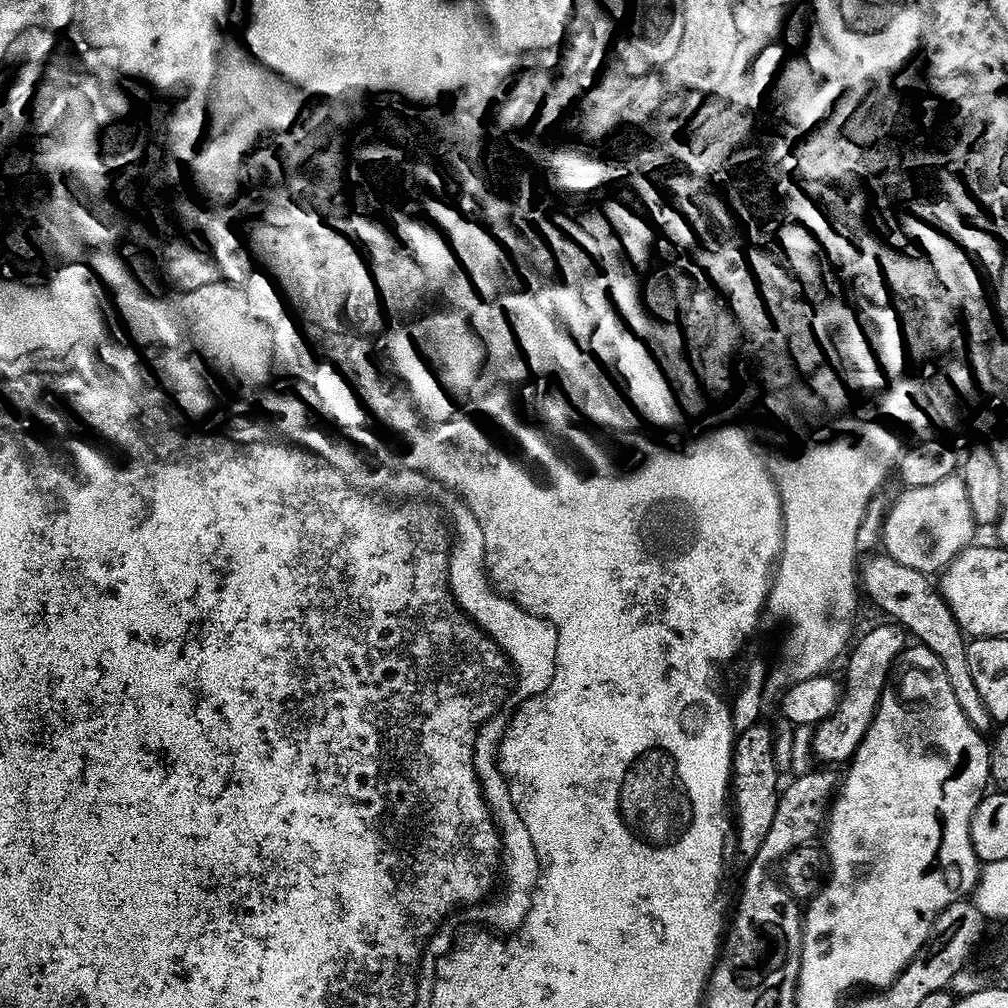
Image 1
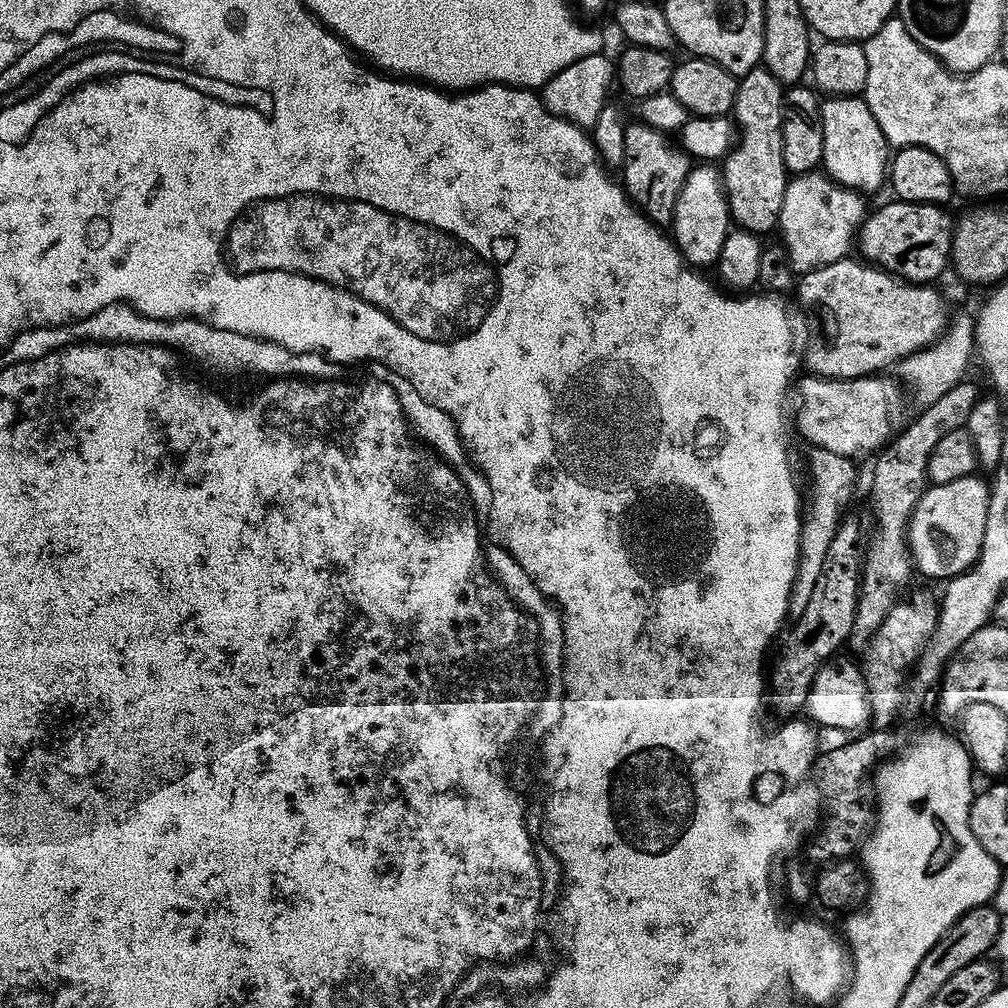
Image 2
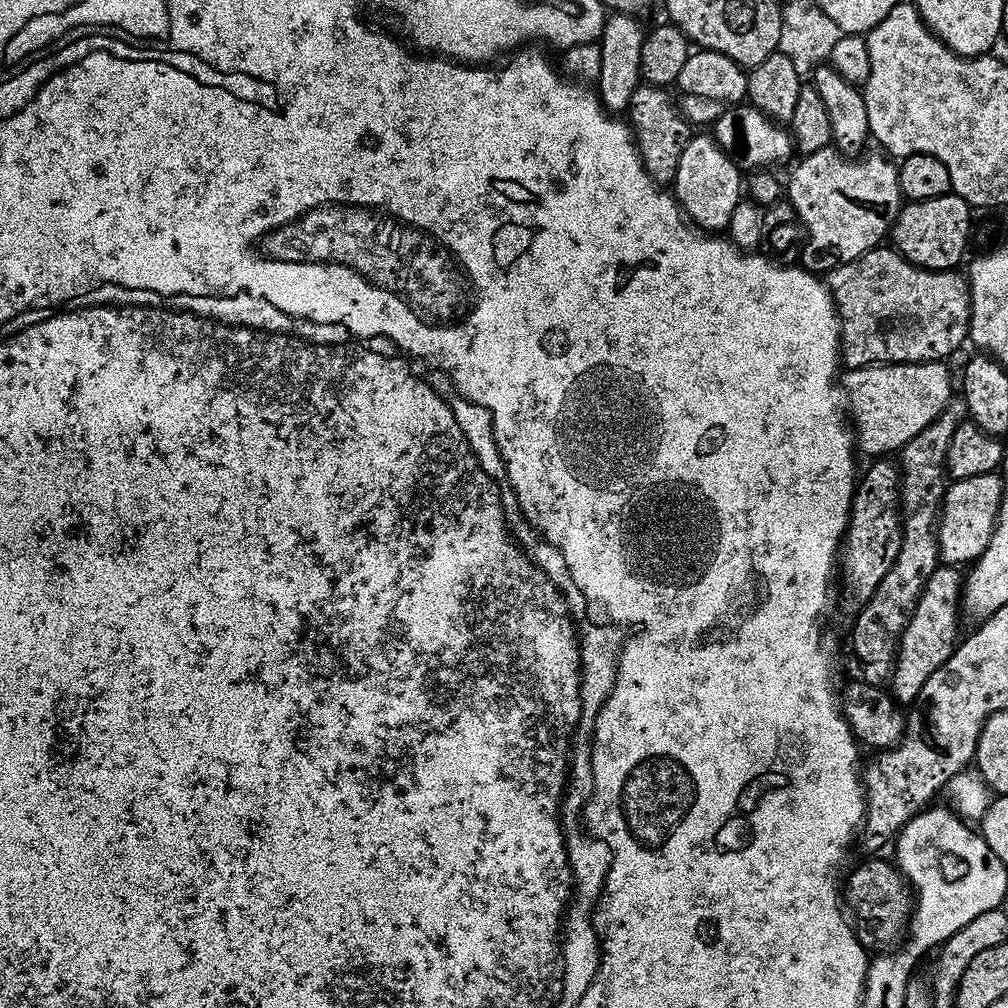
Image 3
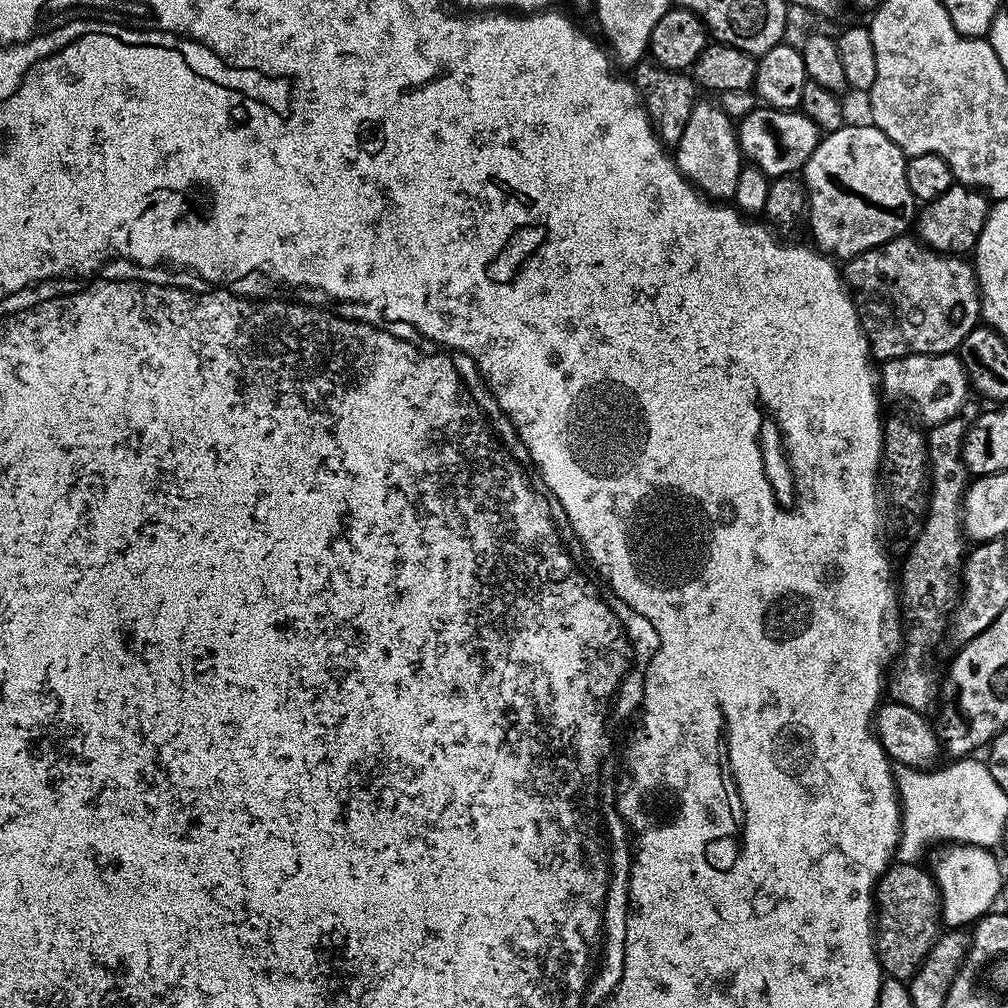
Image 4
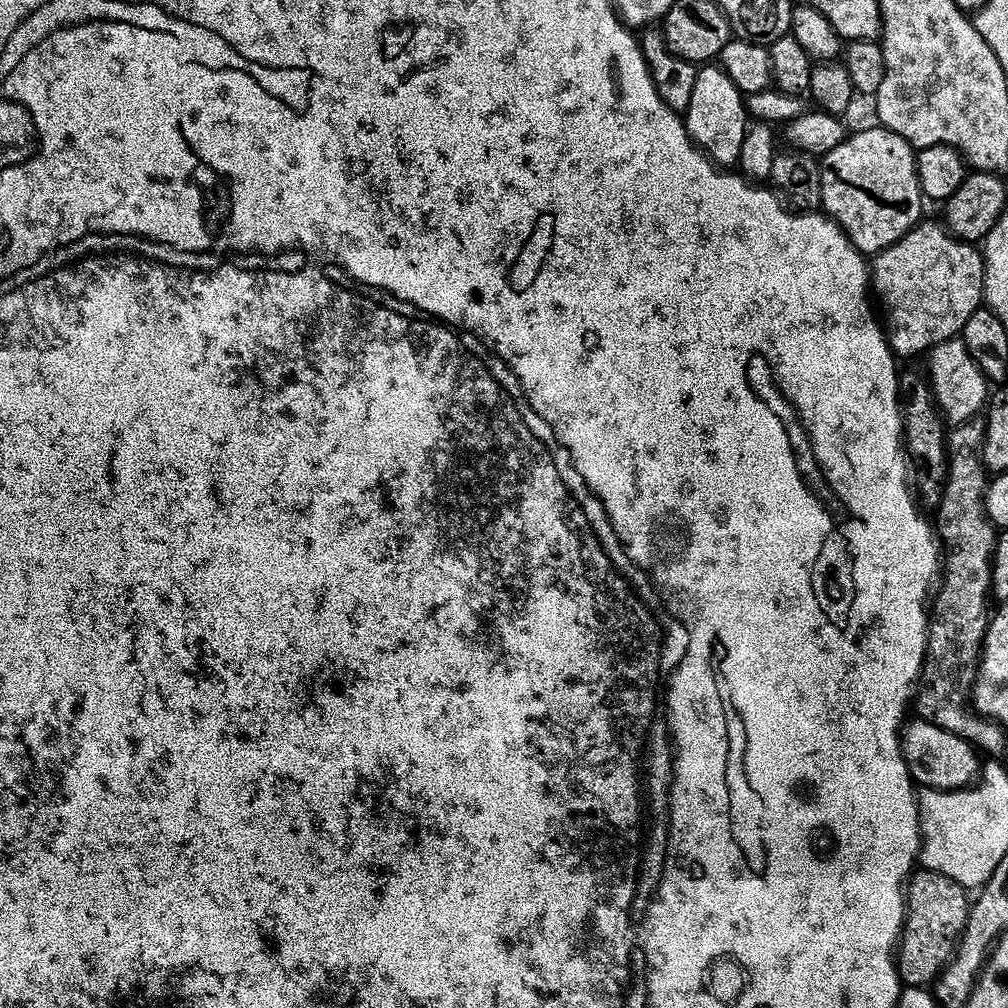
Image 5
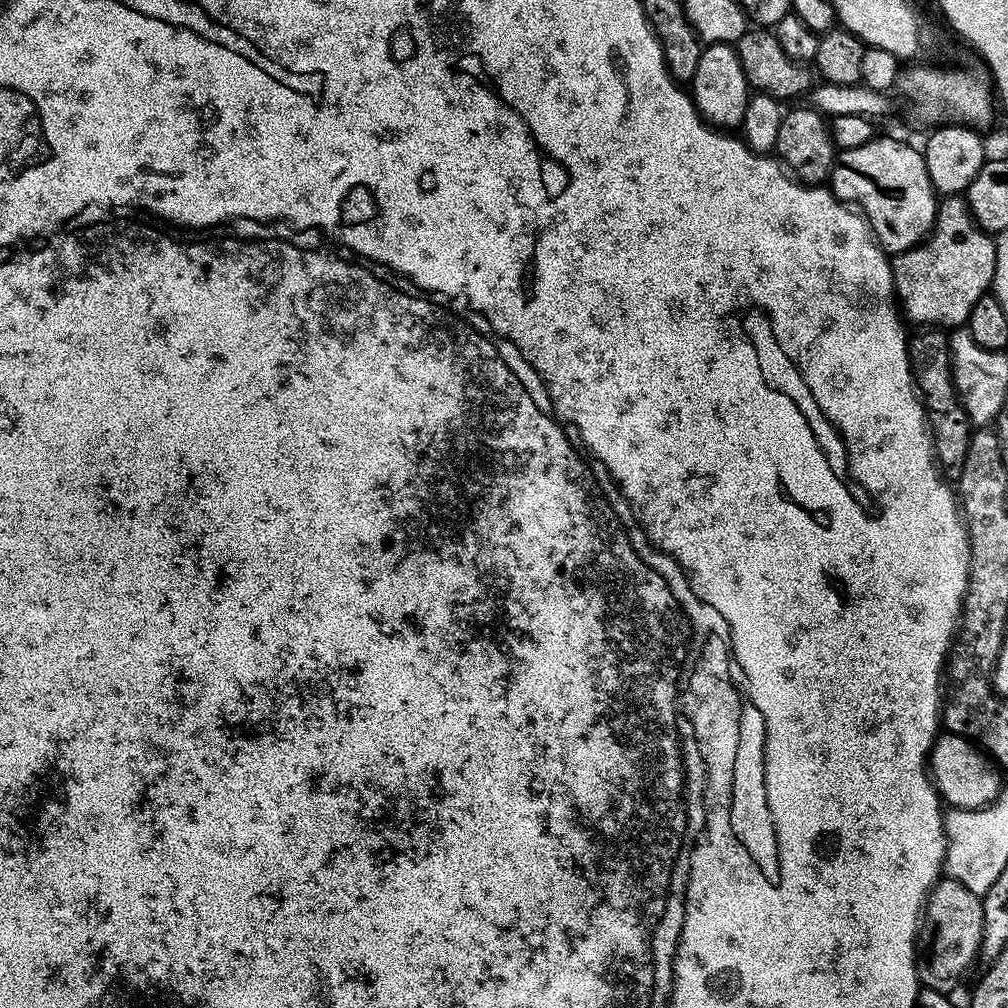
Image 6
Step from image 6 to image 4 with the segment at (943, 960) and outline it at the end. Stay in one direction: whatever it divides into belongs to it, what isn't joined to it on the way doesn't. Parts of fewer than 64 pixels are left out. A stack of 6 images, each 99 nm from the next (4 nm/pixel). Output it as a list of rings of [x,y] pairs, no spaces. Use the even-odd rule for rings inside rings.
[[[893,862],[888,865],[880,881],[876,883],[874,893],[874,908],[878,913],[878,931],[876,937],[876,957],[880,963],[880,971],[887,979],[909,981],[912,975],[922,966],[922,958],[926,958],[936,939],[942,931],[942,917],[940,914],[940,887],[936,885],[931,871],[919,863],[901,864]]]

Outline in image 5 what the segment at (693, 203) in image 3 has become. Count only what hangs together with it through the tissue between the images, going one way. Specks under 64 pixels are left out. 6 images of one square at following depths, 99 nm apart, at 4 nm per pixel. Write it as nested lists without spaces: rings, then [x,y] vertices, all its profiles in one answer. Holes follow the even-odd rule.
[[[708,62],[703,66],[697,67],[696,77],[694,78],[694,87],[690,93],[690,106],[686,106],[686,110],[682,114],[684,129],[688,131],[688,137],[692,139],[692,143],[717,166],[732,166],[737,163],[742,149],[743,139],[746,138],[747,130],[750,125],[750,117],[748,115],[748,105],[746,103],[745,93],[738,90],[738,86],[734,86],[730,74],[726,74],[726,70],[722,70],[719,63]]]

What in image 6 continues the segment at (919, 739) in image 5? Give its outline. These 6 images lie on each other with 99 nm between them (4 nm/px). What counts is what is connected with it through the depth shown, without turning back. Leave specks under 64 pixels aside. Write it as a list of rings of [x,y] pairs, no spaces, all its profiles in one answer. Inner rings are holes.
[[[941,731],[928,753],[932,783],[948,808],[984,808],[996,801],[1002,787],[1002,773],[991,756],[972,741],[953,732]]]

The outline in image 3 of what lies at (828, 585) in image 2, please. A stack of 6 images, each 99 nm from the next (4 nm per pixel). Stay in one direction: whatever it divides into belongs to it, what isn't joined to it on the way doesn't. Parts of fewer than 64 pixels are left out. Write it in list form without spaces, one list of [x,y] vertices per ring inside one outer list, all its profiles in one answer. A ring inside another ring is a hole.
[[[876,458],[856,481],[848,529],[840,541],[838,553],[838,588],[852,614],[863,608],[874,594],[878,582],[886,578],[890,566],[902,550],[902,509],[900,506],[900,466],[892,458]]]

